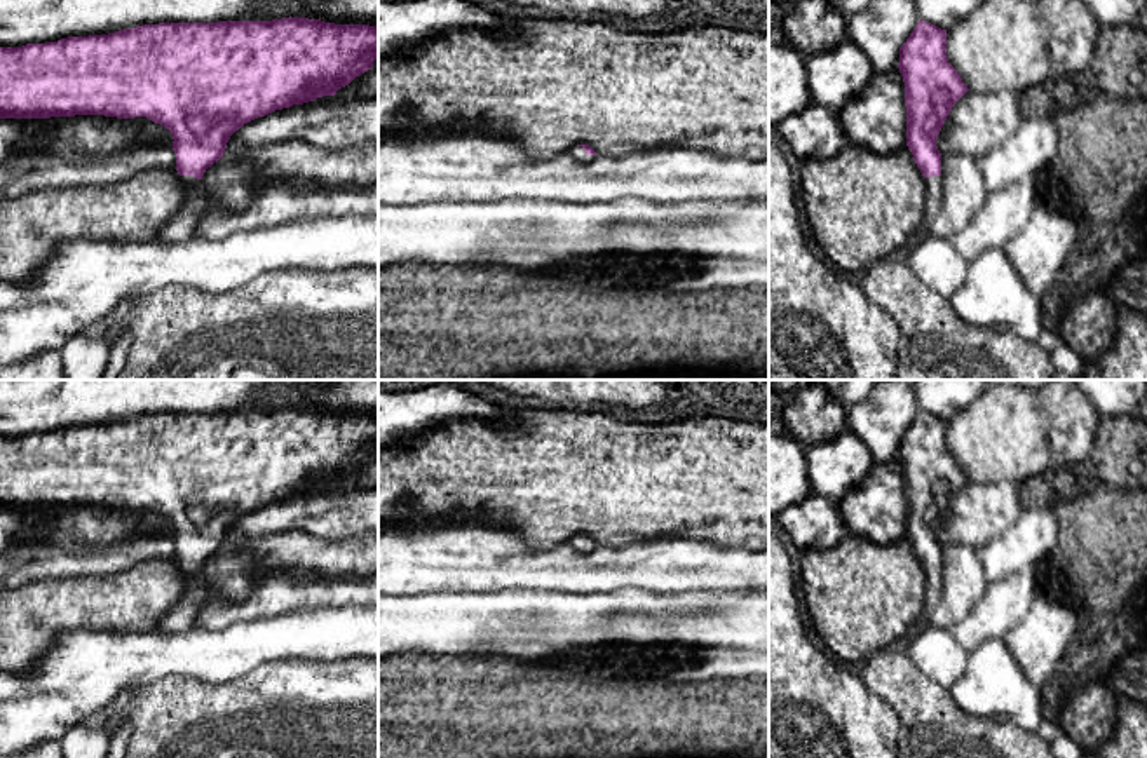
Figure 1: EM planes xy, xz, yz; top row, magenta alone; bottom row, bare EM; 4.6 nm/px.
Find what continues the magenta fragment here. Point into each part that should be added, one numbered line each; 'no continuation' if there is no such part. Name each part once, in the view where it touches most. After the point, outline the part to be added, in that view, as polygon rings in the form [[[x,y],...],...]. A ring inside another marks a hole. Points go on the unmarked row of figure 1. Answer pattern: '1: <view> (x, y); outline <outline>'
1: xy (182, 617); outline [[[181,566],[181,573],[188,582],[183,598],[162,617],[159,629],[166,633],[185,633],[195,626],[195,615],[206,601],[206,584],[202,570]]]

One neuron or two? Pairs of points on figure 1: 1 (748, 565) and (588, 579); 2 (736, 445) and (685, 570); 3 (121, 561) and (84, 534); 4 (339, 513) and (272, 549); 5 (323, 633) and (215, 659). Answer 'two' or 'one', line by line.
1: one
2: two
3: two
4: two
5: one

